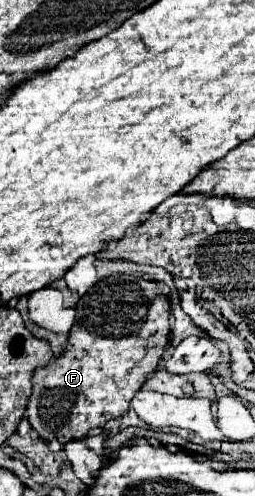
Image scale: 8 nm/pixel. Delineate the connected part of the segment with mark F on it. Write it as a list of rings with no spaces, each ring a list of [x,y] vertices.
[[[125,273],[101,279],[79,299],[75,305],[77,319],[69,331],[65,351],[57,359],[51,359],[49,365],[39,367],[33,375],[33,393],[29,397],[27,417],[39,437],[45,441],[57,437],[59,443],[81,439],[91,427],[103,427],[107,421],[117,419],[129,411],[133,395],[141,389],[147,375],[157,369],[165,353],[165,345],[169,343],[171,303],[167,295],[157,293],[157,285],[157,281]]]

